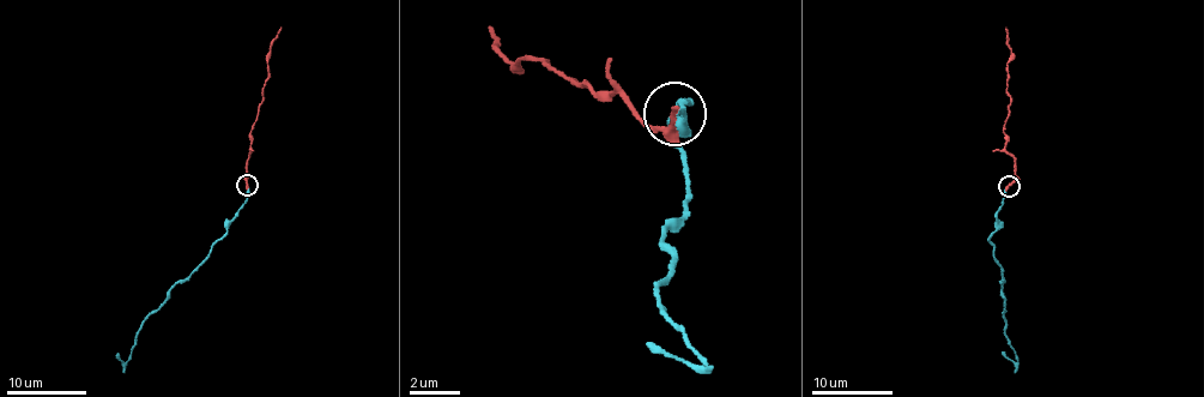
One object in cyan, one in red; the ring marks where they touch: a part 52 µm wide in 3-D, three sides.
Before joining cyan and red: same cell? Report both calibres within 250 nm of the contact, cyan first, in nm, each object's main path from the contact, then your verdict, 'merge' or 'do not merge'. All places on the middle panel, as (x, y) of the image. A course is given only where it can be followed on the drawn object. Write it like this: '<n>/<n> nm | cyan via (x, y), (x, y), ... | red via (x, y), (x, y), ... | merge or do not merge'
130/240 nm | cyan via (675, 112), (694, 102), (672, 115), (691, 182), (658, 300), (707, 356), (691, 370), (643, 344) | red via (675, 112), (671, 130), (641, 127), (621, 94), (584, 85), (546, 66), (546, 58), (510, 67), (491, 25) | merge

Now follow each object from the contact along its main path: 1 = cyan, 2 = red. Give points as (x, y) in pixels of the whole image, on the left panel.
1: (247, 184), (246, 202), (201, 265), (169, 289), (169, 299), (144, 319), (131, 358), (122, 362), (116, 353)
2: (247, 184), (250, 128), (268, 77), (266, 55), (282, 28)

